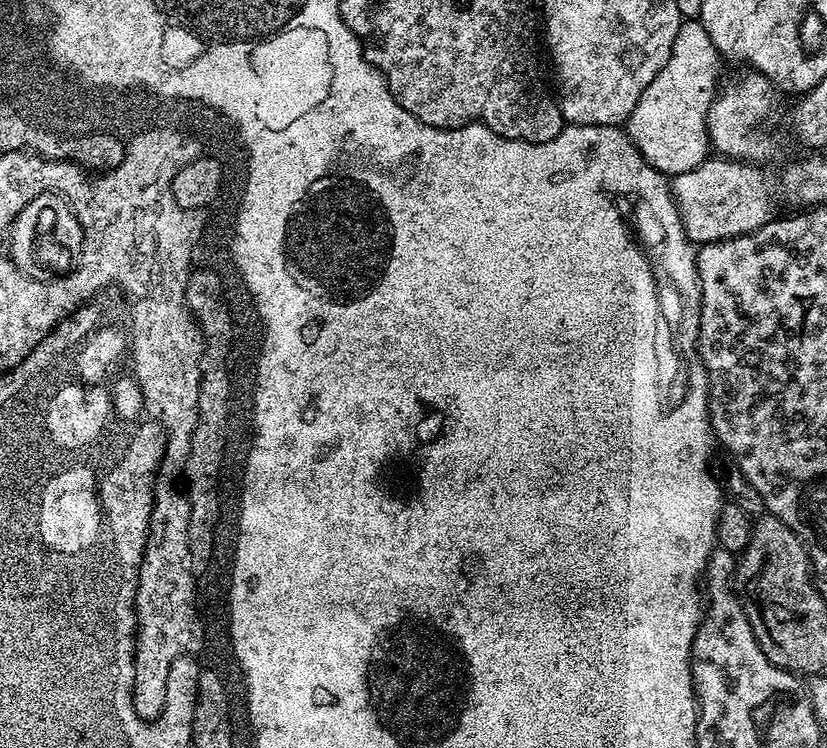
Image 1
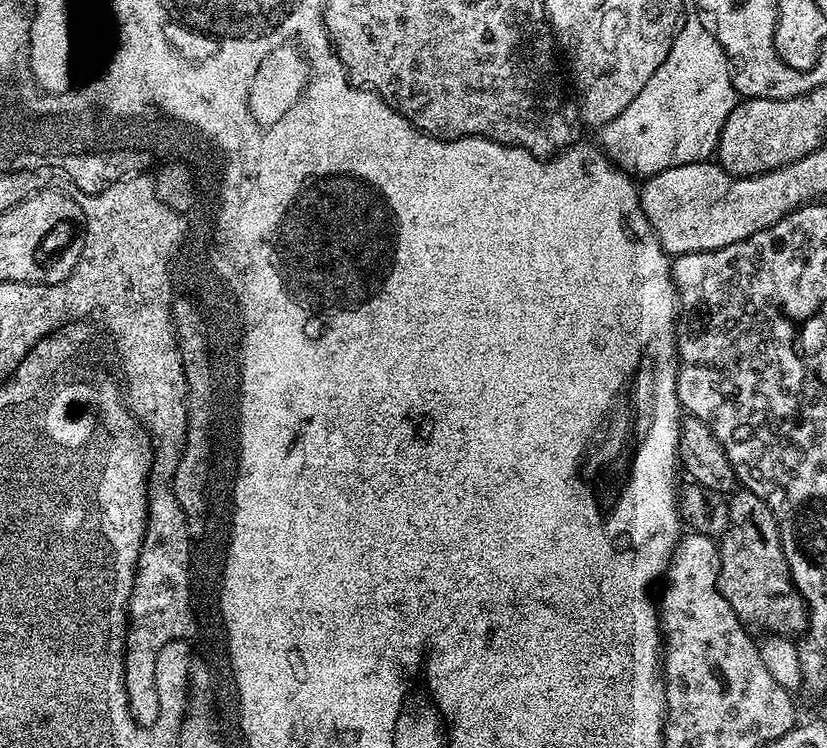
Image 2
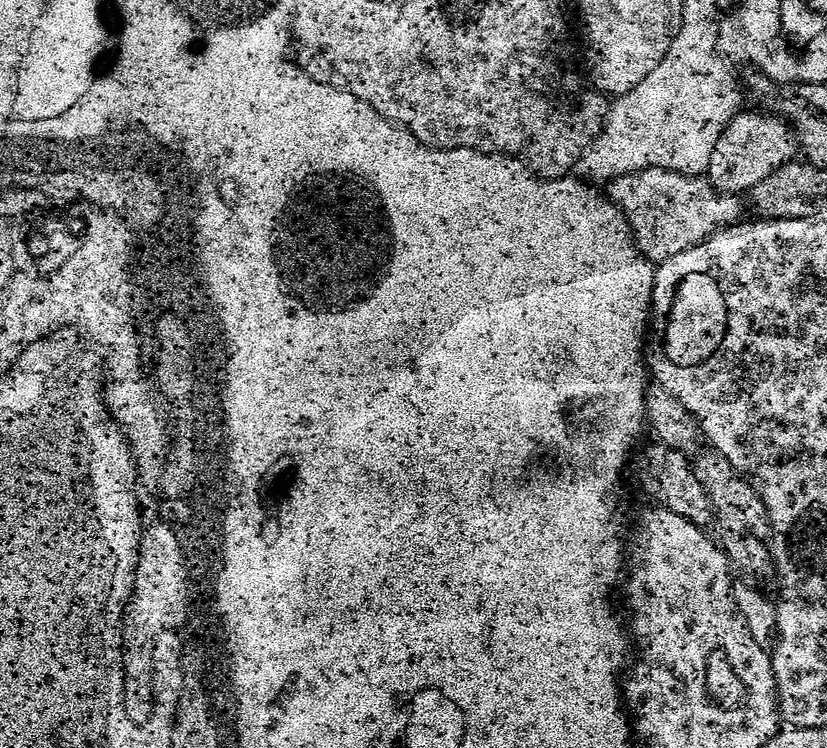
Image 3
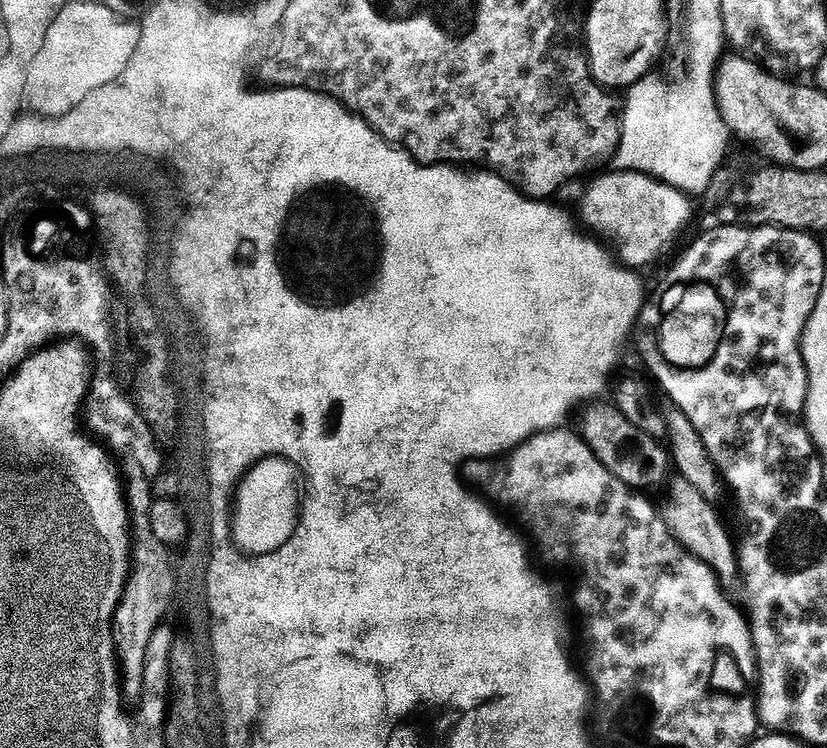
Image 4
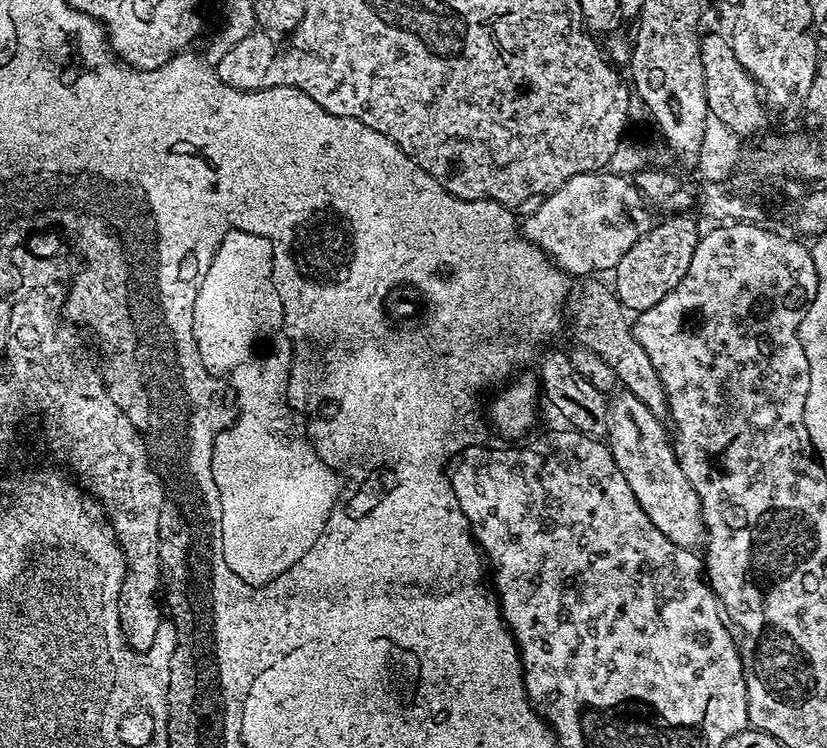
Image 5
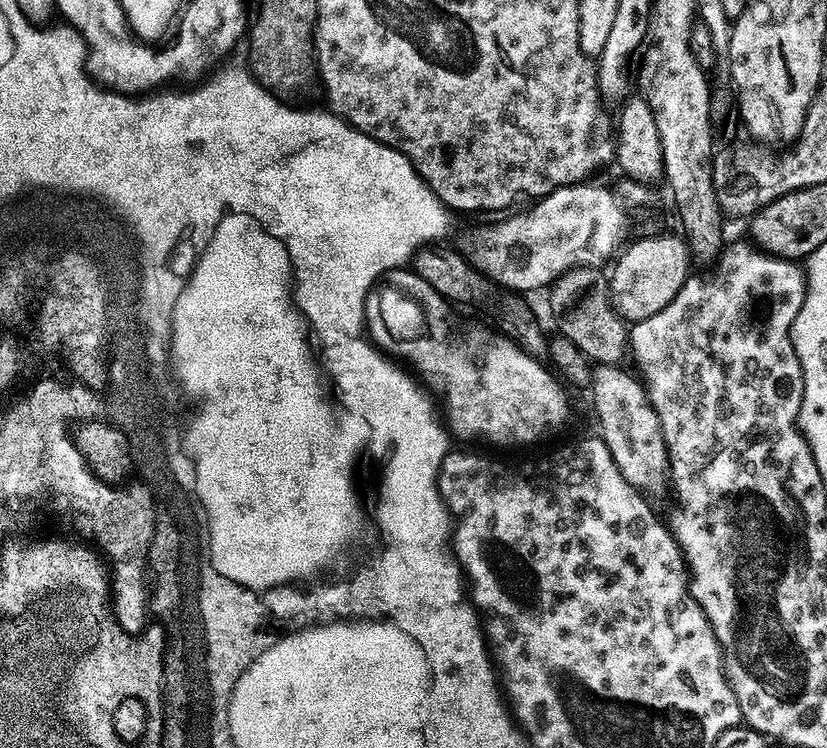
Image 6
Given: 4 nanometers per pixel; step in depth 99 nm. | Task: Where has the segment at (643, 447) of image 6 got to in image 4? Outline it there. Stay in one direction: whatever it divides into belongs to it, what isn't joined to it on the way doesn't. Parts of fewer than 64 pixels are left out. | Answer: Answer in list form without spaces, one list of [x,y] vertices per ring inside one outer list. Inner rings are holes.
[[[676,478],[668,488],[668,497],[662,504],[662,515],[664,525],[672,532],[672,537],[676,539],[684,549],[690,554],[697,556],[702,562],[706,562],[712,567],[721,581],[736,580],[738,576],[738,552],[732,548],[732,540],[728,537],[728,532],[724,529],[722,521],[716,517],[713,501],[706,499],[690,482]]]

